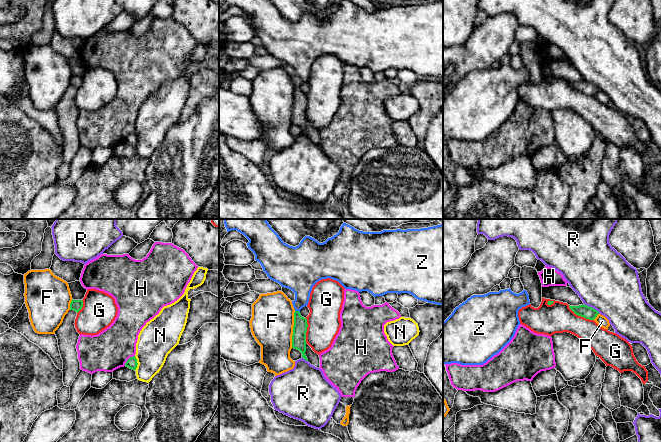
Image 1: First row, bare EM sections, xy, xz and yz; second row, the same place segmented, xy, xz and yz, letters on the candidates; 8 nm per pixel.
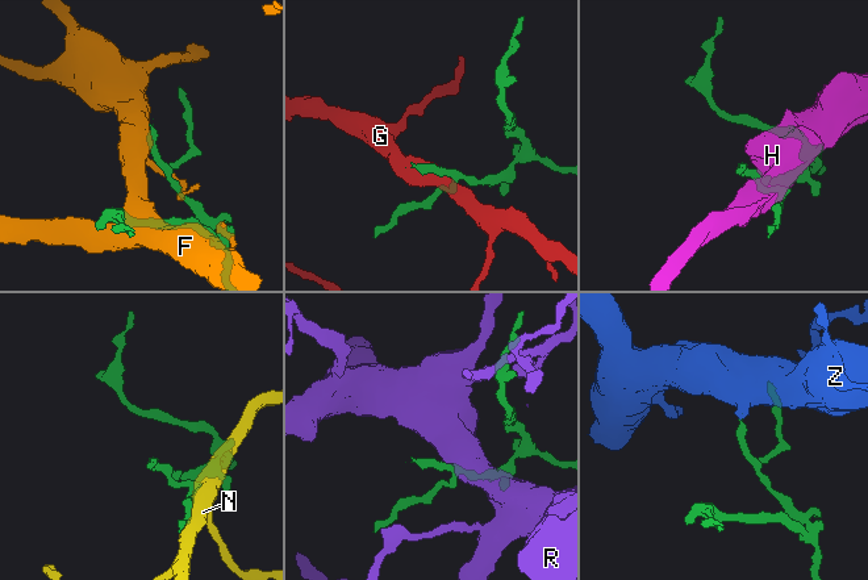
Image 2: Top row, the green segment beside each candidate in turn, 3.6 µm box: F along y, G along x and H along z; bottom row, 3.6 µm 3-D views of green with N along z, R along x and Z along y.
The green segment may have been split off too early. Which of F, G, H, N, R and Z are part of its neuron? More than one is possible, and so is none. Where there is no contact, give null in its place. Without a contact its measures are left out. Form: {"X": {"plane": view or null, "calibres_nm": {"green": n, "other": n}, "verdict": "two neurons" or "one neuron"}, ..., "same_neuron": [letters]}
{"F": {"plane": "xz", "calibres_nm": {"green": 110, "other": 340}, "verdict": "two neurons"}, "G": {"plane": "yz", "calibres_nm": {"green": 100, "other": 240}, "verdict": "two neurons"}, "H": {"plane": "xy", "calibres_nm": {"green": 90, "other": 320}, "verdict": "two neurons"}, "N": {"plane": "xy", "calibres_nm": {"green": 90, "other": 300}, "verdict": "two neurons"}, "R": {"plane": "yz", "calibres_nm": {"green": 100, "other": 480}, "verdict": "two neurons"}, "Z": {"plane": "xz", "calibres_nm": {"green": 110, "other": 220}, "verdict": "one neuron"}, "same_neuron": ["Z"]}

